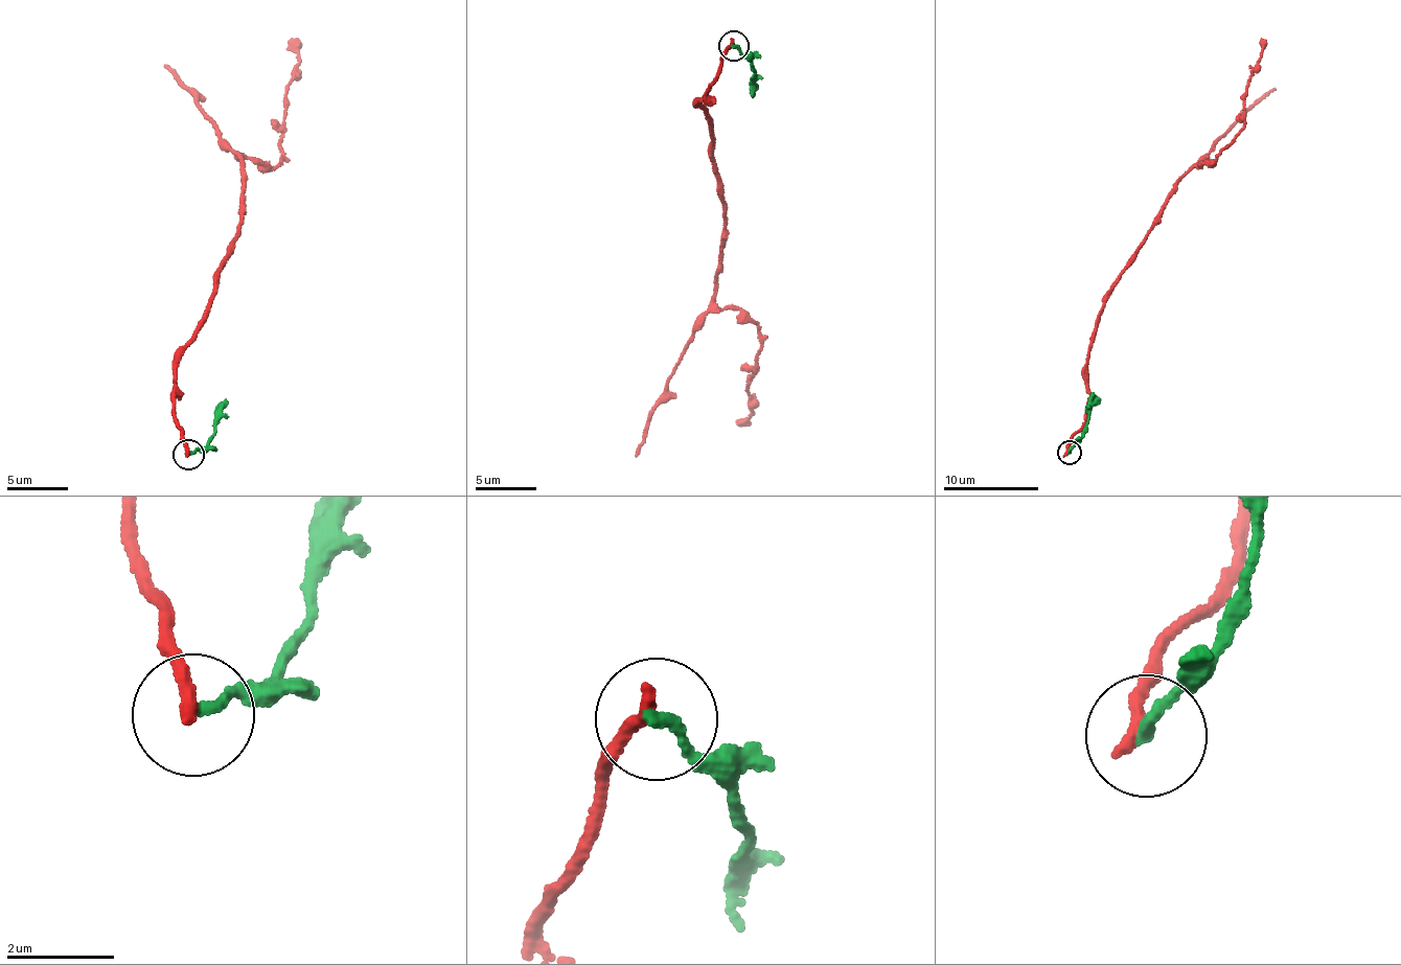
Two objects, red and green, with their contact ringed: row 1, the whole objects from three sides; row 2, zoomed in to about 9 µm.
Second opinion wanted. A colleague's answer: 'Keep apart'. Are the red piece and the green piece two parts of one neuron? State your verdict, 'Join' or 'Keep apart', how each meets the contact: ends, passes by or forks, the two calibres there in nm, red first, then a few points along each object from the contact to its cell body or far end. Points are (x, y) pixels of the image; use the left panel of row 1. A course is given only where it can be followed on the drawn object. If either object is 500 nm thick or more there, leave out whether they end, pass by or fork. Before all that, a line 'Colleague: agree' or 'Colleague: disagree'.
Colleague: agree
Keep apart. At the ring red ends. At the ring green ends. Thickness 280 nm (red) against 220 nm. Course of red: (189, 452), (175, 352), (240, 225), (239, 159), (274, 167), (283, 154), (290, 40). Course of green: (189, 455), (213, 434), (215, 409), (225, 398)

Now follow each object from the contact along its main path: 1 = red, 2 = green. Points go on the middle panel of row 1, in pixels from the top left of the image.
1: (734, 46), (693, 107), (705, 112), (726, 216), (713, 295), (753, 321), (761, 346), (737, 426)
2: (735, 45), (755, 72), (749, 84), (754, 89)

